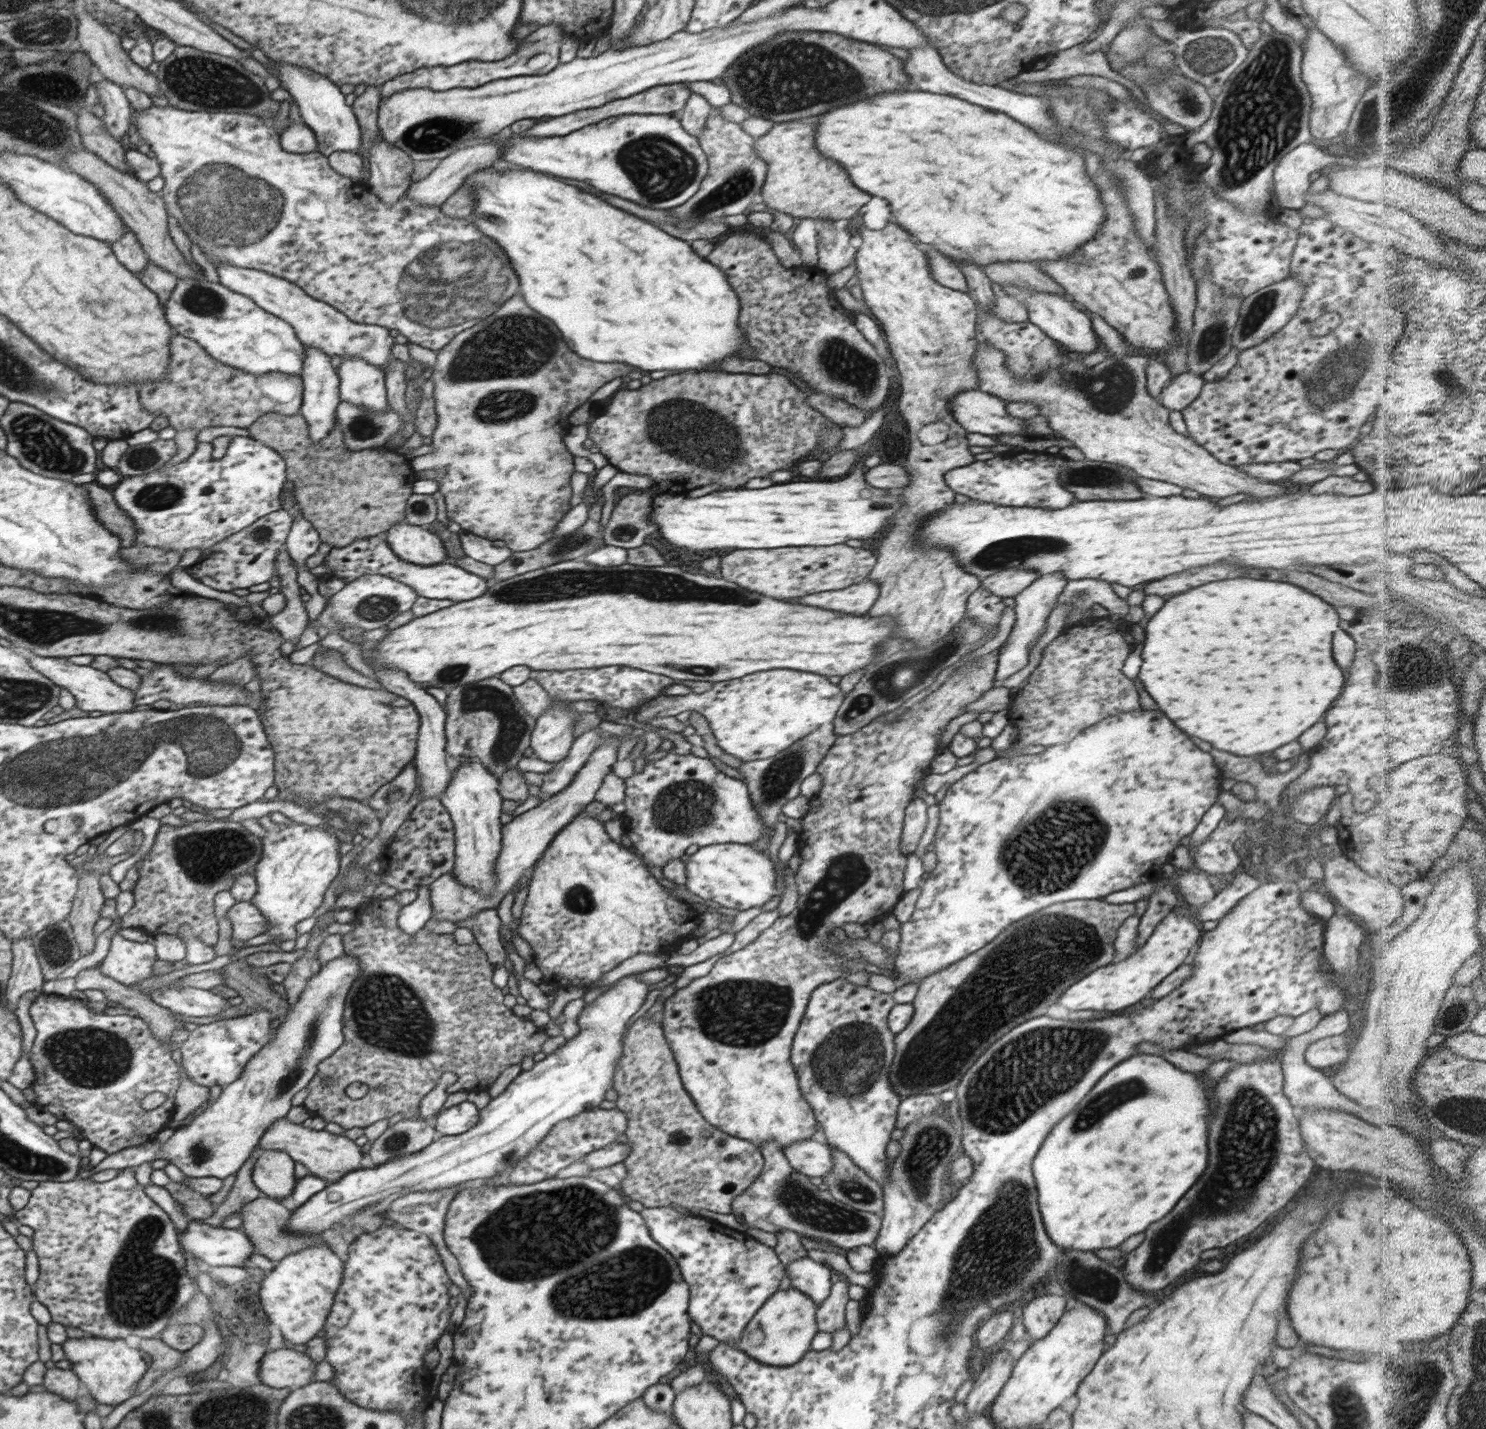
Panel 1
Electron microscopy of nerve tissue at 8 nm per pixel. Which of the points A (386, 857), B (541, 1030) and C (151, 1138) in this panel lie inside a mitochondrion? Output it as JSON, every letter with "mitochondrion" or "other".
{"A":"other","B":"other","C":"other"}

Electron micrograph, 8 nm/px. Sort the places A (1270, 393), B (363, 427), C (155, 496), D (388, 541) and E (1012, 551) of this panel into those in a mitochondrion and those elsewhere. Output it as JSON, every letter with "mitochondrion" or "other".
{"A":"other","B":"mitochondrion","C":"mitochondrion","D":"other","E":"mitochondrion"}

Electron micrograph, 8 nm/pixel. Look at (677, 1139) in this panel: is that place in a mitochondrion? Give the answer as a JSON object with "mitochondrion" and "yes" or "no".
{"mitochondrion":"yes"}

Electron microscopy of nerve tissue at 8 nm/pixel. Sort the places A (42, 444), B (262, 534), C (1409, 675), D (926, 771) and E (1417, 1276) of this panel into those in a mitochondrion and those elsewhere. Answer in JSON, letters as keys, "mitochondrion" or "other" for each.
{"A":"mitochondrion","B":"mitochondrion","C":"mitochondrion","D":"other","E":"other"}

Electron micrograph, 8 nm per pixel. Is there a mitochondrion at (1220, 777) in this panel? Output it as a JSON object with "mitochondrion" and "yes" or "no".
{"mitochondrion":"no"}

